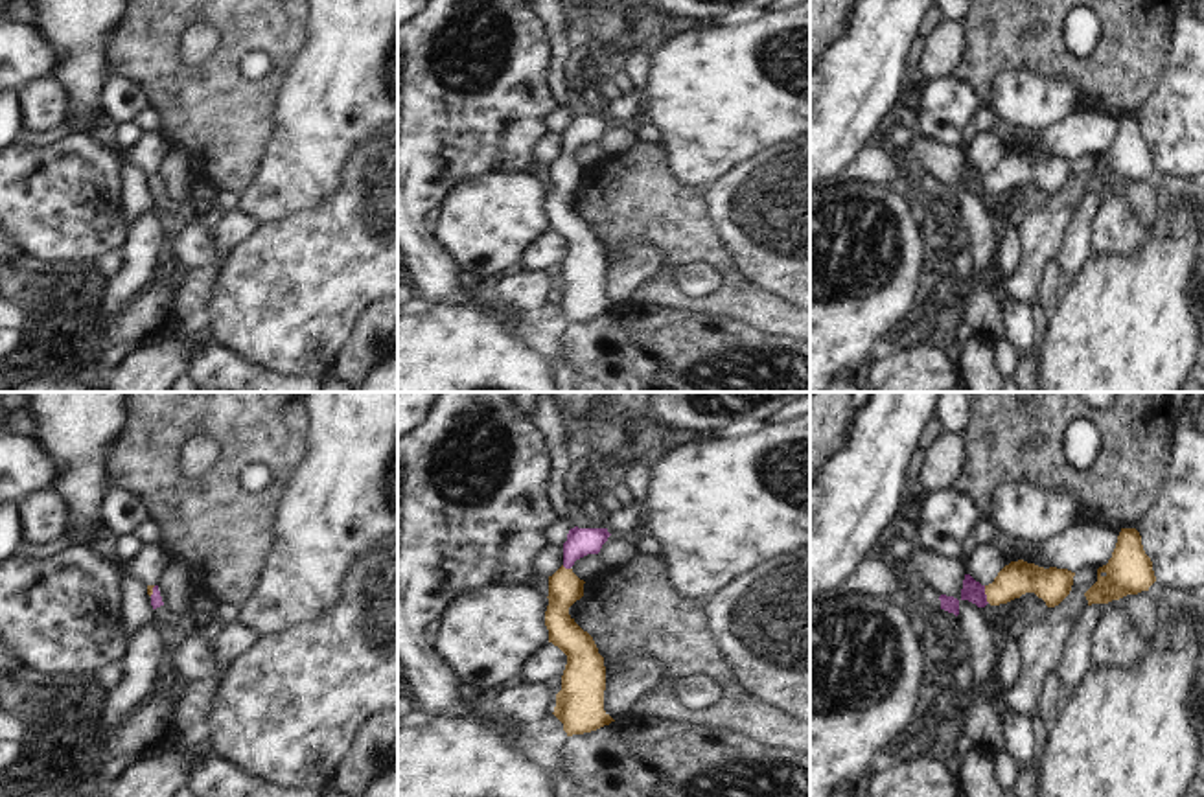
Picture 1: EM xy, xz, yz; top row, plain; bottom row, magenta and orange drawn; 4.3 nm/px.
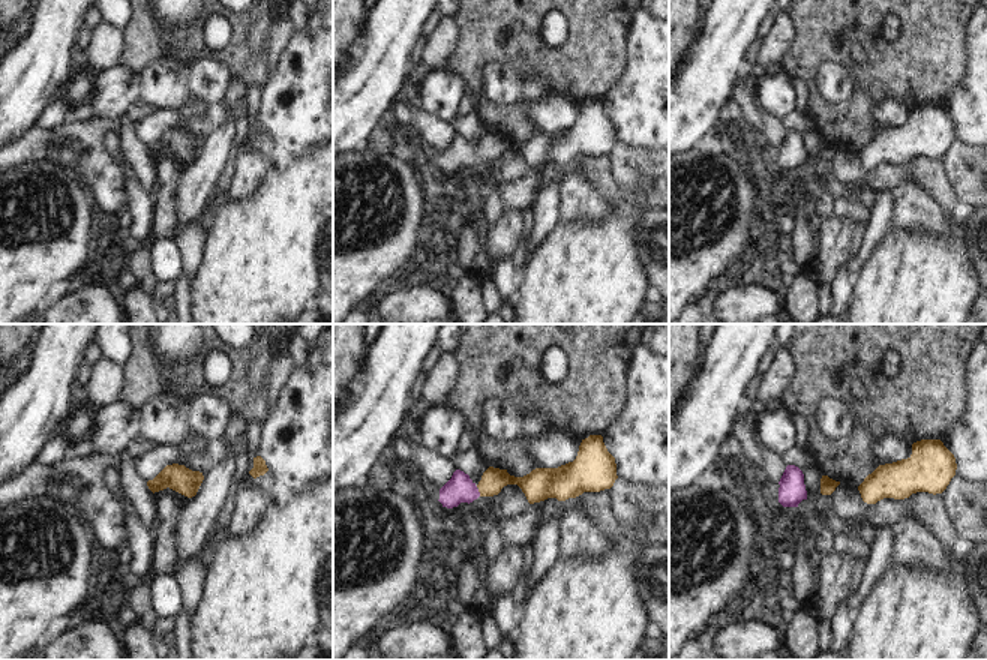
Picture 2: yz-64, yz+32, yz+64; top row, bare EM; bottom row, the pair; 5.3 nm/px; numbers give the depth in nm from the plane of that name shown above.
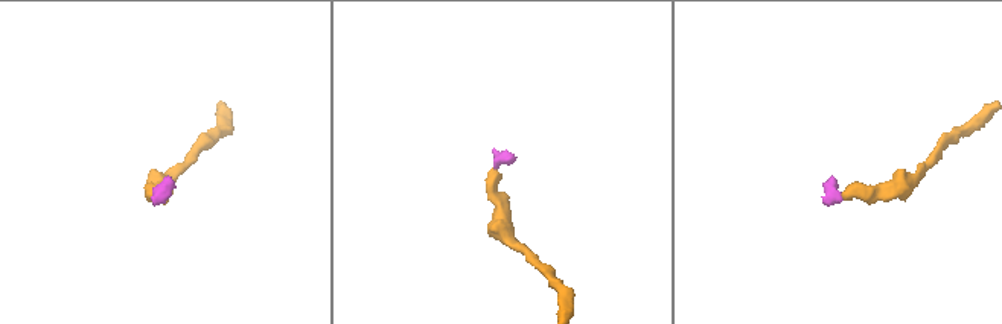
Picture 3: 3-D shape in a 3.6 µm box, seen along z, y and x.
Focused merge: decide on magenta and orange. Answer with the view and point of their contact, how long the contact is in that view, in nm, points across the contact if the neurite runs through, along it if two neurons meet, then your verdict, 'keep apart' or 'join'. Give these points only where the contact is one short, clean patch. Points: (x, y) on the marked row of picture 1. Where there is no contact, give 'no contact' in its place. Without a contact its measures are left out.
yz (985, 595) | 80 nm | across yz (972, 591), (985, 595), (1004, 589), (1017, 578) | join

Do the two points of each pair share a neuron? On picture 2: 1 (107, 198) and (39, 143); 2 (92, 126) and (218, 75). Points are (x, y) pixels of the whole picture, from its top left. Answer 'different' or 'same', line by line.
1: different
2: different

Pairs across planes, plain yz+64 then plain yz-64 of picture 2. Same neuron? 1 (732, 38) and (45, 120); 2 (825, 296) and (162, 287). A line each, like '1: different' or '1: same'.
1: different
2: same

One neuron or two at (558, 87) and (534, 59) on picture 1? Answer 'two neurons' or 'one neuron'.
two neurons

